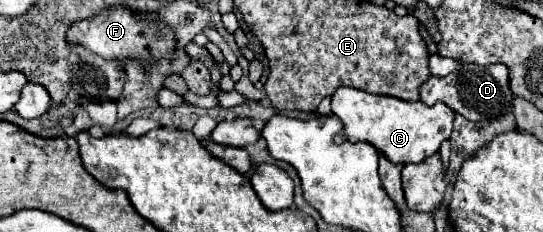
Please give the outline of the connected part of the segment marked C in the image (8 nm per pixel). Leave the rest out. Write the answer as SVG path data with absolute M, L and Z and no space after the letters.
M343 86L331 96L331 110L343 122L343 136L349 142L369 142L393 164L423 162L427 156L439 152L441 142L447 140L453 130L453 110L443 102L427 106L421 100L407 102Z

